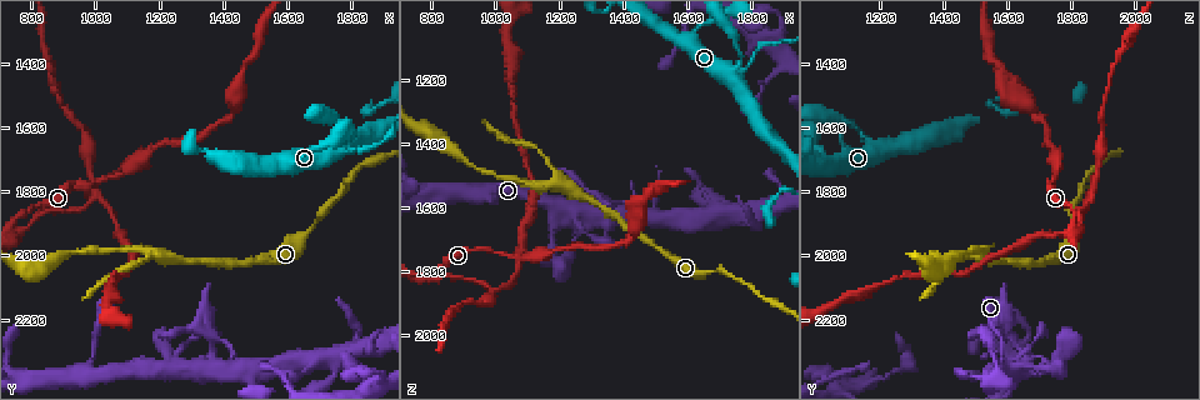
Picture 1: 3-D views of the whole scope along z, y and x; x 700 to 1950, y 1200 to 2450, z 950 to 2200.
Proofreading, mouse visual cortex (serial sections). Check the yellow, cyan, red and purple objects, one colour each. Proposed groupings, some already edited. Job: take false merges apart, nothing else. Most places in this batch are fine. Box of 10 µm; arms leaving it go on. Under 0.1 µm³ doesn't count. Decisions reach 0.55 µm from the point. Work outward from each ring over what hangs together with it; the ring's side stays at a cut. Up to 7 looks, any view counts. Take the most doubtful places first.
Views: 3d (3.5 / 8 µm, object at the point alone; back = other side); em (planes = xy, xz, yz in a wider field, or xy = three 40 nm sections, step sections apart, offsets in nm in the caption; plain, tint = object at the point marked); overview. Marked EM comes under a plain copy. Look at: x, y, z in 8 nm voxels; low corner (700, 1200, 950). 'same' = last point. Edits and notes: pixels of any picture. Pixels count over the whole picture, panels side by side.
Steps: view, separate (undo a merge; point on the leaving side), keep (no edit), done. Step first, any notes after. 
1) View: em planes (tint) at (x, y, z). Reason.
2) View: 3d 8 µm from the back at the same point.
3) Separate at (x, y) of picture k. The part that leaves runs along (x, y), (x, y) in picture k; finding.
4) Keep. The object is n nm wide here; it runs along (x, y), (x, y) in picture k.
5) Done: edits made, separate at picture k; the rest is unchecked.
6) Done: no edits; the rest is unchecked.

View: 3d 8 µm at (780, 1910, 1830). Three arms meet.

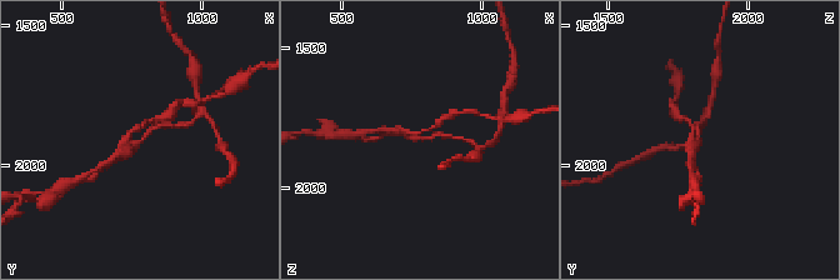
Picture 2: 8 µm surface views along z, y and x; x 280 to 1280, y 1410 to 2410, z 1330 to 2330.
View: 3d 3.5 µm at the same point. Closer look.

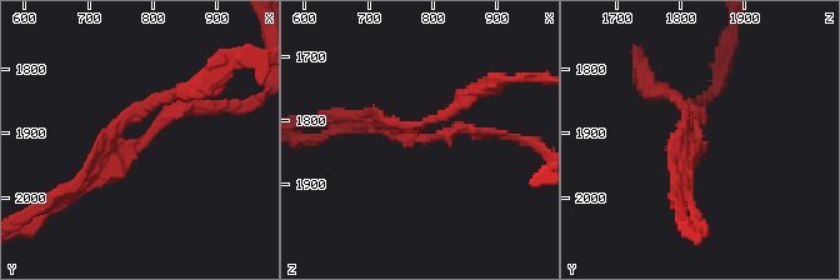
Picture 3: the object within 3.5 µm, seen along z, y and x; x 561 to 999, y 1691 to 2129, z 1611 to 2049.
View: em xy step 2 (tint) at (785, 1920, 1825). 3 arms meet here; the arms are 150, 150, 150 nm wide; need the tissue.

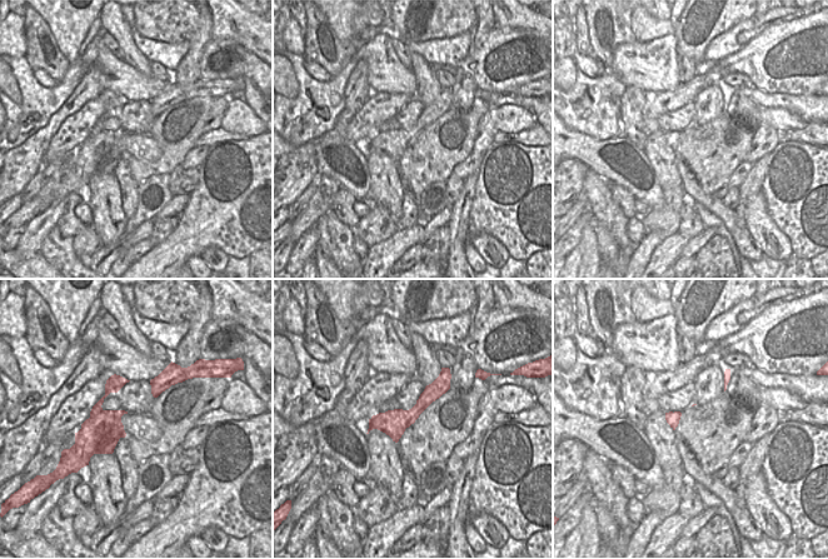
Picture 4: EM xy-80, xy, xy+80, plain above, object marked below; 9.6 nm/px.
Separate at (161, 118) of picture 3. A border runs along (104, 410), (90, 417) in picture 4; two cells meet here.

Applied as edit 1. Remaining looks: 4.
View: 3d 3.5 µm from the back at (1780, 1670, 1170). Thin arm on a thick one.

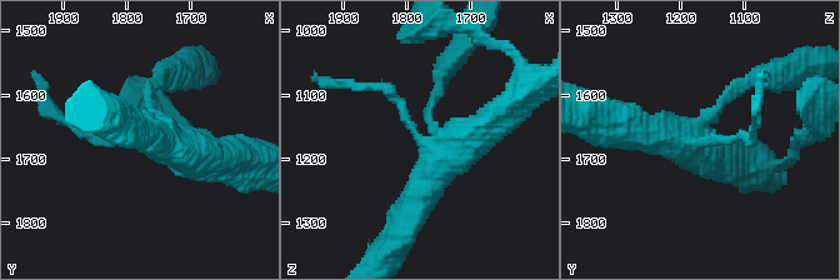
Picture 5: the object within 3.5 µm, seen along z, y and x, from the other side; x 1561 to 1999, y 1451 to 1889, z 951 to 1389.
View: em xy step 3 (tint) at (1775, 1670, 1170). 4 arms meet here; the arms are 150, 150, 400, 450 nm wide.

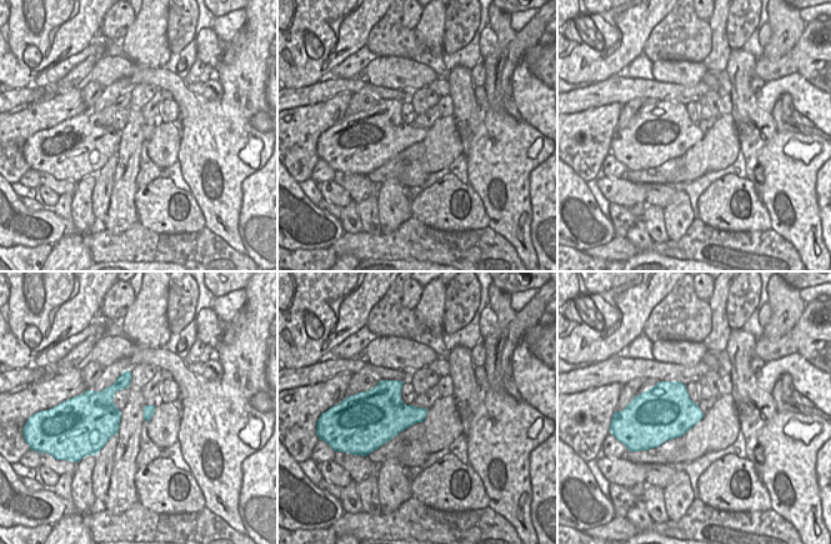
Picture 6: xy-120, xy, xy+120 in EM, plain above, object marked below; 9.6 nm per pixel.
Keep. It runs along (210, 155), (88, 133) in picture 5; continuous, no second cell.

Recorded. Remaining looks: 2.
View: 3d 8 µm at (1360, 2330, 1650). Abrupt turn.

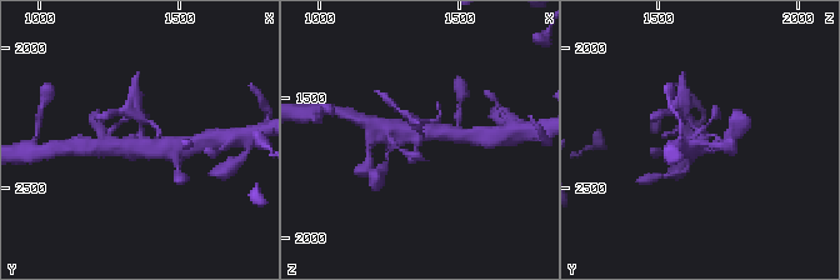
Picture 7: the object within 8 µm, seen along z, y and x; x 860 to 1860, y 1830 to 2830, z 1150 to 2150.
View: em xy step 1 (tint) at the same point.

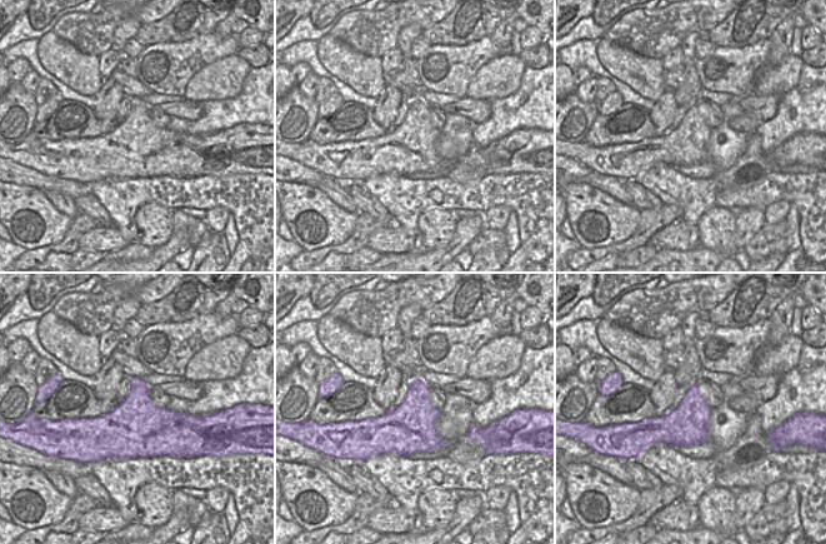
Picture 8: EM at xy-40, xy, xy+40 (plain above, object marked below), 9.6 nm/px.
Separate at (686, 105) of picture 7. The object is 480 nm wide here; the part that leaves runs along (420, 133), (420, 125), (389, 100) in picture 7; a second cell is stuck on.

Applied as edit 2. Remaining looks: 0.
Done: edits made, separate at picture 3, separate at picture 7; the rest is unchecked.

